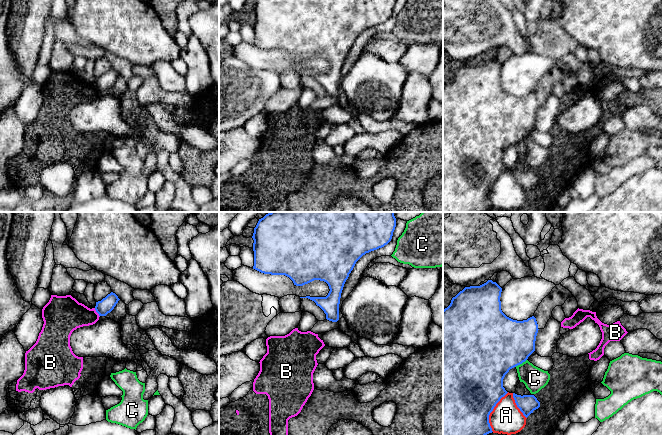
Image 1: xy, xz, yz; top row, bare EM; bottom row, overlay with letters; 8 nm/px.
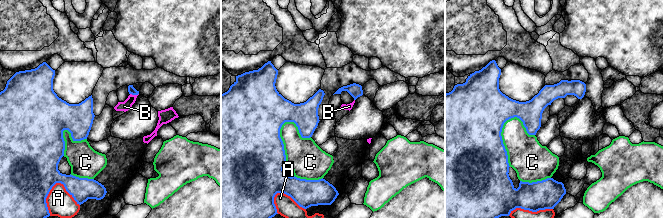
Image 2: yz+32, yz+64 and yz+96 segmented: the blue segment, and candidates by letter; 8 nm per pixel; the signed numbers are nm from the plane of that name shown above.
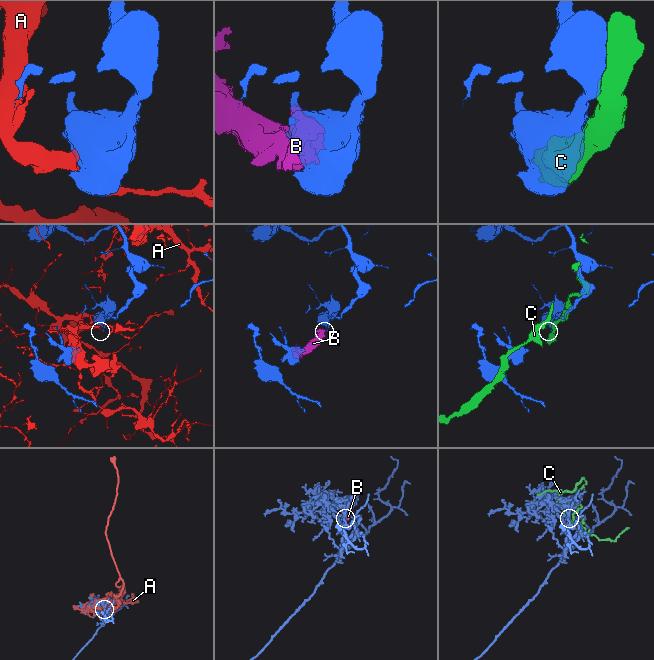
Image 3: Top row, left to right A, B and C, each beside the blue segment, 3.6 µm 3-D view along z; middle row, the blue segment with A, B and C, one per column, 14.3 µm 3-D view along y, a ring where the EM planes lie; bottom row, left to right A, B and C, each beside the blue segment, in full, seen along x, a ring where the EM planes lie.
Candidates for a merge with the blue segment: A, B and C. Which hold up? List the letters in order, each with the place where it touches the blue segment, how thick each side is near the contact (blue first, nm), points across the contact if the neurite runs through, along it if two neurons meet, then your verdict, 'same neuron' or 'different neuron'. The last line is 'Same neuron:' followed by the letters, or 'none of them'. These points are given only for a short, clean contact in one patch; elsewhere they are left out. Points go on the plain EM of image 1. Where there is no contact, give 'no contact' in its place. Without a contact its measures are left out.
A: yz (492, 186) | 500/260 nm | different neuron
B: xy (96, 87) | 120/300 nm | along xy (94, 84), (99, 92) | different neuron
C: yz (520, 139) | 460/190 nm | different neuron
Same neuron: none of them

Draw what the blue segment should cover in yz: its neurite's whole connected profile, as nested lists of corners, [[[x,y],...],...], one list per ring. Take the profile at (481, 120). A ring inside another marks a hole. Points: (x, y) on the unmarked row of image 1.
[[[492,56],[480,62],[465,63],[455,73],[452,74],[450,81],[443,86],[443,212],[486,212],[492,209],[489,199],[489,191],[496,180],[508,168],[503,163],[503,155],[510,145],[525,138],[535,127],[535,117],[538,109],[538,100],[534,92],[527,96],[517,97],[507,93],[501,86],[502,64]]]

